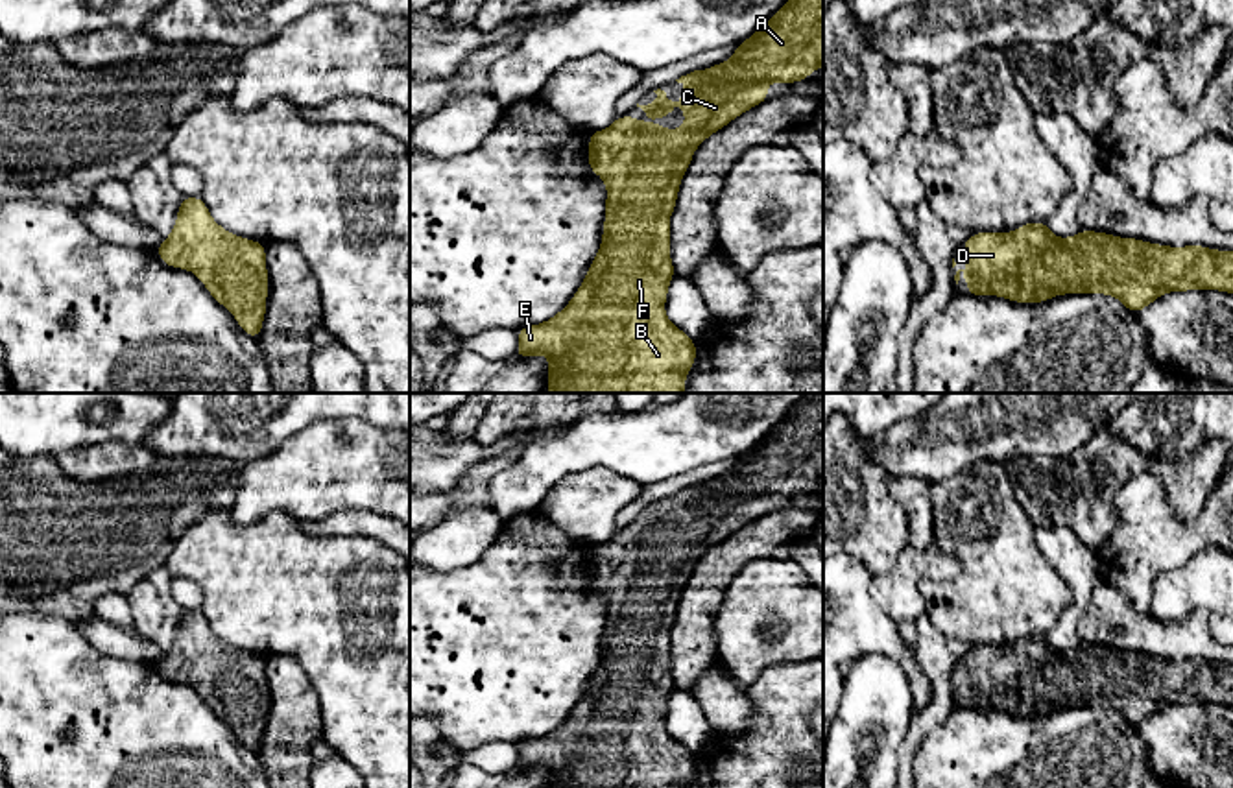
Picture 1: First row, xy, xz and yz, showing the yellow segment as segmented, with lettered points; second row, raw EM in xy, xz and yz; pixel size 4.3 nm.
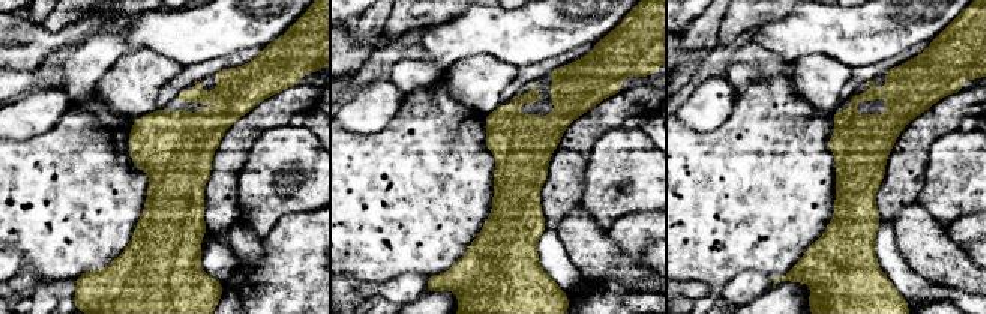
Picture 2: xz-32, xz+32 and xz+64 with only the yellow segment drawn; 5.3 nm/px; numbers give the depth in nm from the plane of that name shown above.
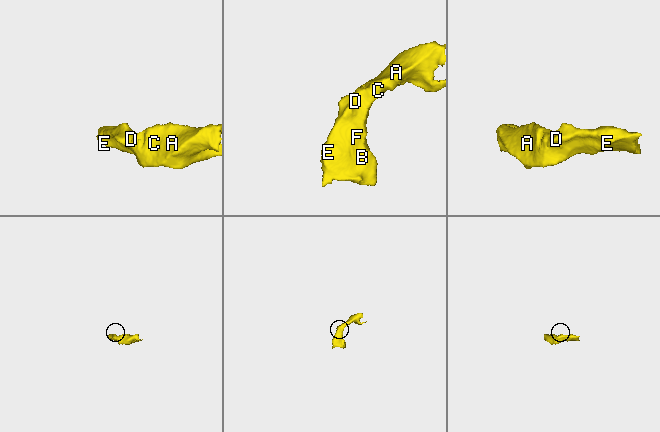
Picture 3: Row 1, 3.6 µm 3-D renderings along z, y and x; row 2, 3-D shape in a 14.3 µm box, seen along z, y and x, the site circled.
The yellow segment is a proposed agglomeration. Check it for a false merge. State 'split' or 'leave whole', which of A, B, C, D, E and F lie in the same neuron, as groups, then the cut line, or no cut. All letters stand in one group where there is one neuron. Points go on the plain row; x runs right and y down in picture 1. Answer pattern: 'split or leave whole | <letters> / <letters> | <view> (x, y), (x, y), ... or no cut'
leave whole | A B C D E F | no cut

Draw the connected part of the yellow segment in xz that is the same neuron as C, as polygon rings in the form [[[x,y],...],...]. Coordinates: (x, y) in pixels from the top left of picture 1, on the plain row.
[[[807,393],[760,443],[736,460],[731,472],[676,493],[685,498],[679,515],[668,515],[666,506],[657,502],[653,504],[659,509],[657,515],[637,517],[644,530],[652,531],[670,530],[672,522],[681,519],[685,524],[681,543],[648,539],[631,528],[616,531],[604,544],[591,546],[589,583],[598,587],[607,600],[602,659],[581,699],[561,725],[545,736],[519,742],[517,771],[546,768],[548,788],[687,788],[696,775],[696,757],[664,727],[668,696],[676,688],[670,674],[668,633],[676,622],[681,591],[688,583],[692,567],[707,550],[768,513],[772,495],[796,496],[820,480],[823,480],[823,393]]]

